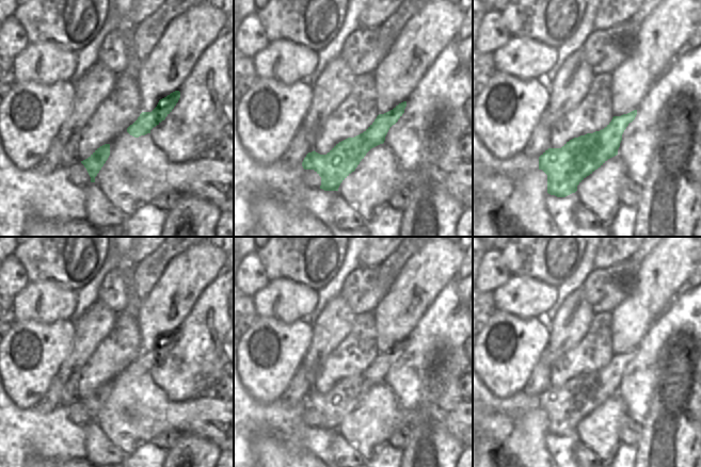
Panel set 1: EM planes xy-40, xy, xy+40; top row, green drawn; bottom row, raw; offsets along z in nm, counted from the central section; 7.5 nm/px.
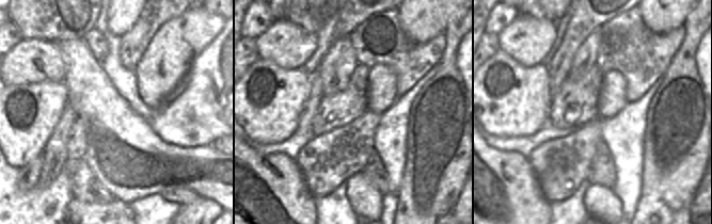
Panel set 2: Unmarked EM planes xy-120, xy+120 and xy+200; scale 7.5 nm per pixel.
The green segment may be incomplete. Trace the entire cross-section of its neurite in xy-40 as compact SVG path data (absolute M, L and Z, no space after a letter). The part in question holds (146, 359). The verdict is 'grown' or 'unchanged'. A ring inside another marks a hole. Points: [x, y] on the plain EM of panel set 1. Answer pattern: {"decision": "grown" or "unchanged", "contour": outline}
{"decision": "unchanged", "contour": "M175 329L160 338L152 351L142 351L138 358L127 367L127 371L134 376L150 372L150 369L172 351L179 337L180 331Z"}

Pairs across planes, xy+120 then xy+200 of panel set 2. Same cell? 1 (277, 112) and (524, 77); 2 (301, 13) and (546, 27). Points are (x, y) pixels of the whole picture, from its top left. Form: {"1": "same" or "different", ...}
{"1": "same", "2": "different"}

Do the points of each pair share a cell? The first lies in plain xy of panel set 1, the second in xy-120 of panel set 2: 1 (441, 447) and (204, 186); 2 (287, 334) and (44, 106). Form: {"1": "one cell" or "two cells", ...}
{"1": "two cells", "2": "one cell"}

